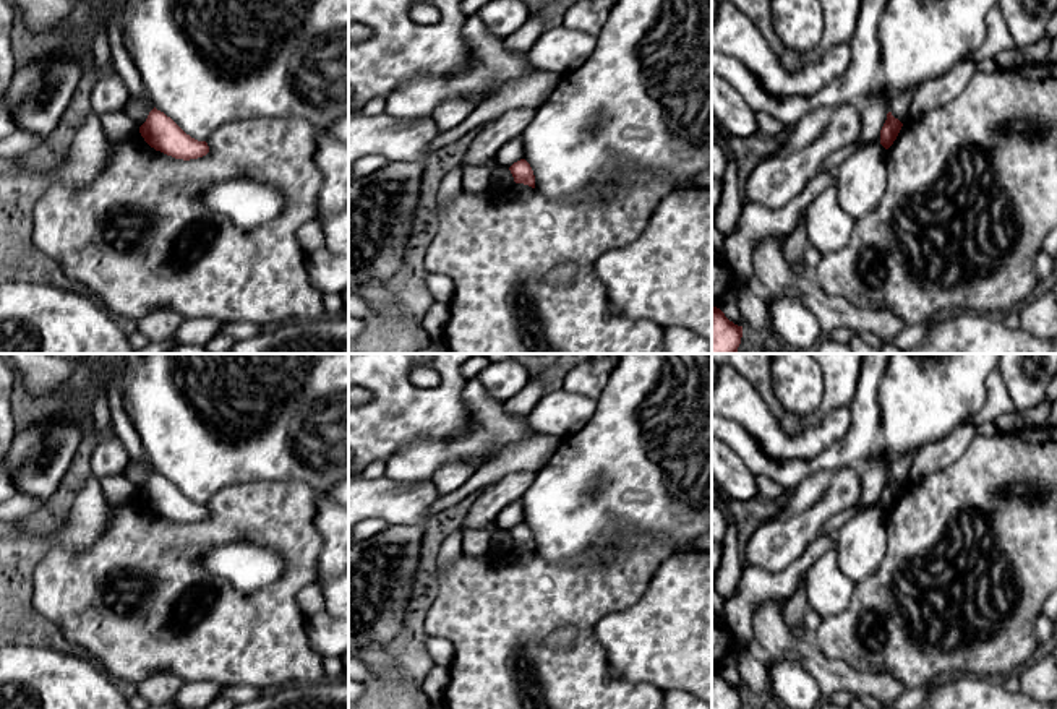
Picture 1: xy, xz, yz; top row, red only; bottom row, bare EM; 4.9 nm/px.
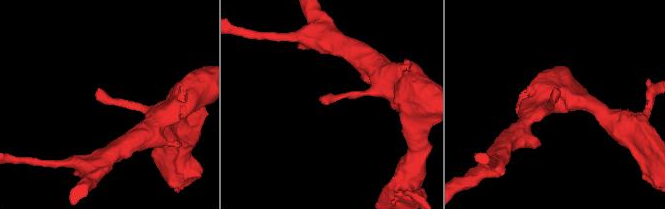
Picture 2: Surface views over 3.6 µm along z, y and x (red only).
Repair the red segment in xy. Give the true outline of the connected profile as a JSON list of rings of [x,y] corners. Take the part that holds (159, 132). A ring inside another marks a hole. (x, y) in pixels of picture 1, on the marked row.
[[[156,107],[139,127],[139,133],[151,148],[175,159],[190,161],[209,153],[206,141],[198,141],[186,135],[170,117]]]

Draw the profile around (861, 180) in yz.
[[[880,143],[859,146],[835,170],[837,198],[854,221],[874,211],[887,191],[887,159]]]

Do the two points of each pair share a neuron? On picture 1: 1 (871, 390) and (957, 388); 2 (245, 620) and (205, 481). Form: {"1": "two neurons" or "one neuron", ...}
{"1": "two neurons", "2": "two neurons"}

